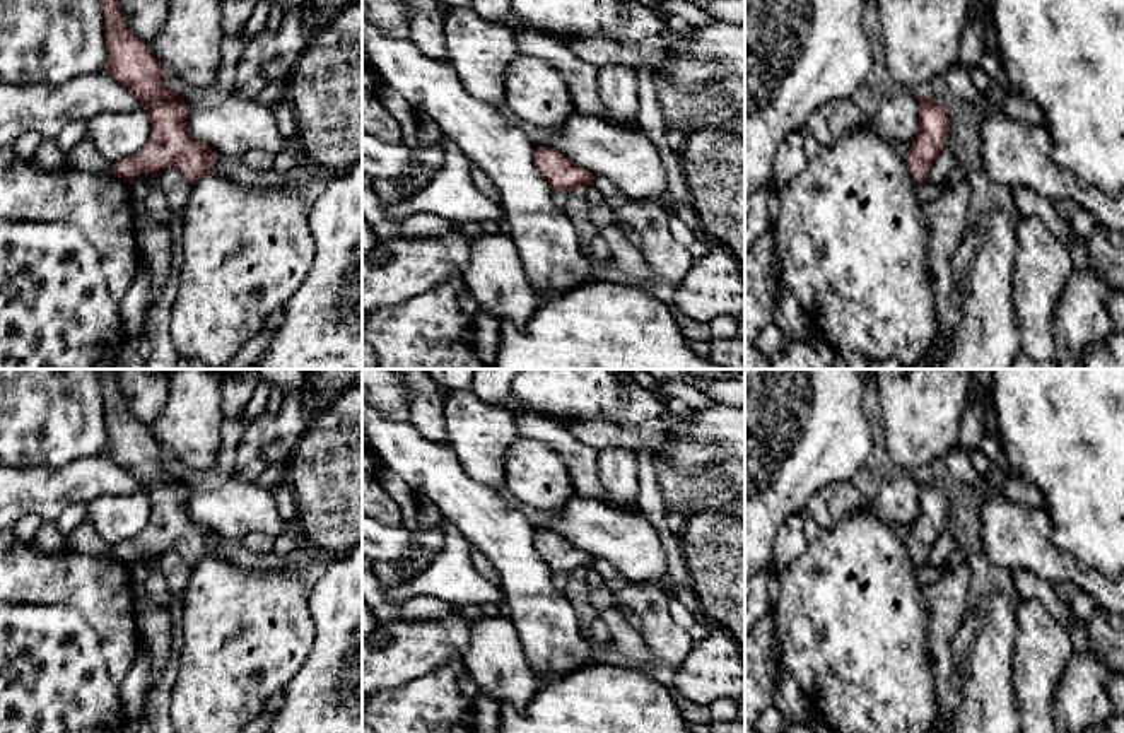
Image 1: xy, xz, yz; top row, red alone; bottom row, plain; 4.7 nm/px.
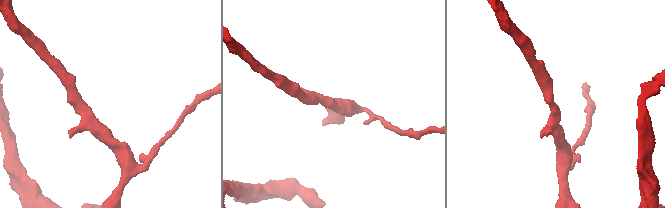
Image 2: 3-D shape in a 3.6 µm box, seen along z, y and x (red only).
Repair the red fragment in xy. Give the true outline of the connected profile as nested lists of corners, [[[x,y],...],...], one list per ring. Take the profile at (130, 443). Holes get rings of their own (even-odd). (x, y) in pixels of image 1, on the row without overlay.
[[[97,371],[97,376],[104,398],[106,454],[140,482],[150,501],[143,531],[114,547],[111,555],[130,566],[140,555],[157,559],[167,548],[178,548],[191,567],[202,559],[215,557],[217,535],[190,518],[184,478],[164,466],[166,451],[155,443],[150,427],[128,410],[118,372]]]

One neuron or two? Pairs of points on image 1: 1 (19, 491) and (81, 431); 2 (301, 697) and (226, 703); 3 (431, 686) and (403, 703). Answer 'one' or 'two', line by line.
1: two
2: two
3: one

